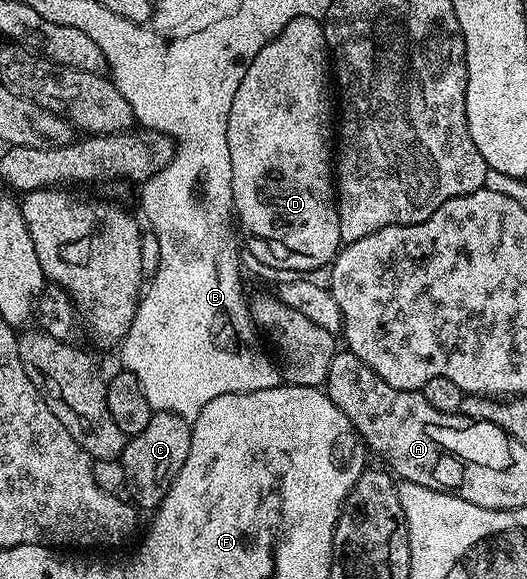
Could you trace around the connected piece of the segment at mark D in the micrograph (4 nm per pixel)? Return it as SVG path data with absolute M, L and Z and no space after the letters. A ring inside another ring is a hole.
M300 16L287 26L272 40L247 66L247 74L243 74L243 82L239 82L239 90L235 90L235 99L231 102L231 114L227 118L227 146L231 150L231 186L233 187L233 211L240 235L243 237L247 252L254 255L258 265L275 268L280 271L311 271L325 265L332 265L333 259L341 251L341 235L339 234L339 214L337 213L337 193L335 191L335 100L329 97L331 92L331 53L325 40L322 21L315 16Z

